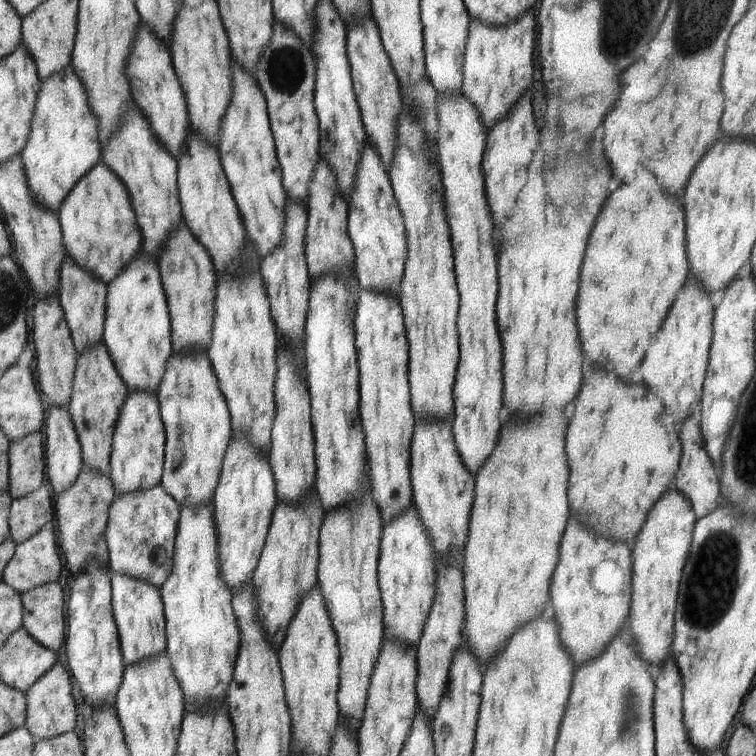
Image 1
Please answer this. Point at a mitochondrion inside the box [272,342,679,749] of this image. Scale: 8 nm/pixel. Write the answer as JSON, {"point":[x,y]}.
{"point":[630,705]}

